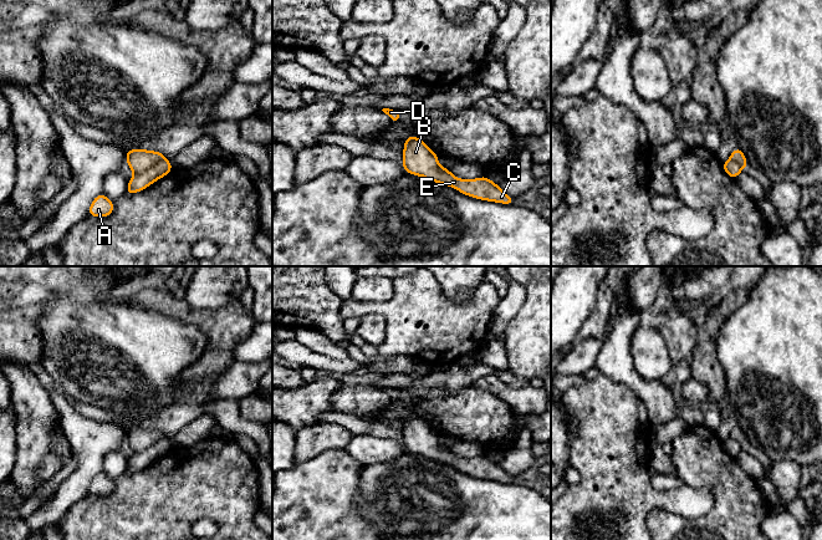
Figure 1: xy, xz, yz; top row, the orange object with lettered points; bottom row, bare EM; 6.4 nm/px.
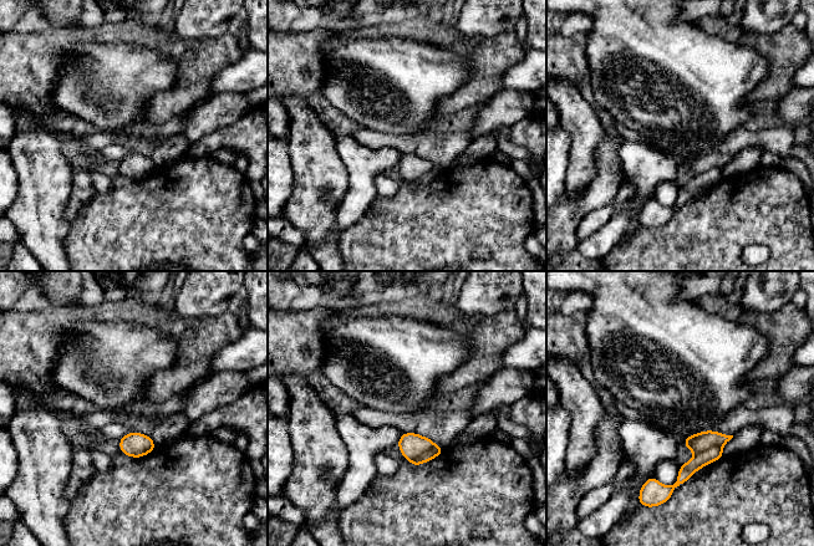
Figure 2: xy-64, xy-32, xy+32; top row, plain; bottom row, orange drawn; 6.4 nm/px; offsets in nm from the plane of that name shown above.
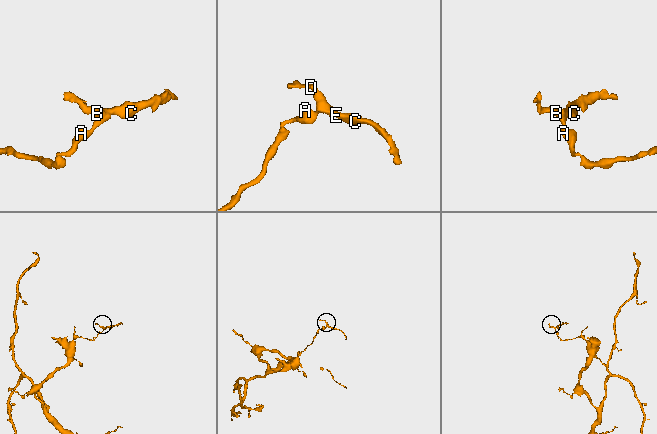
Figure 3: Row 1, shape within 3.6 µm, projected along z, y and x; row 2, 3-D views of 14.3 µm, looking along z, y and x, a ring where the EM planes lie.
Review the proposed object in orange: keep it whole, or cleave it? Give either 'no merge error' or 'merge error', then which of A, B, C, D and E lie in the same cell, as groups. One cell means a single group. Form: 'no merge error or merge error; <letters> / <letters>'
merge error; A / B C D E

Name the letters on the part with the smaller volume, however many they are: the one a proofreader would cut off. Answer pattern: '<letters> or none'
B, C, D, E

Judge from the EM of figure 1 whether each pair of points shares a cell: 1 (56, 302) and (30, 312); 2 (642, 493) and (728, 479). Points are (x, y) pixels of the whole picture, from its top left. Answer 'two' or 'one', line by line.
1: two
2: two

